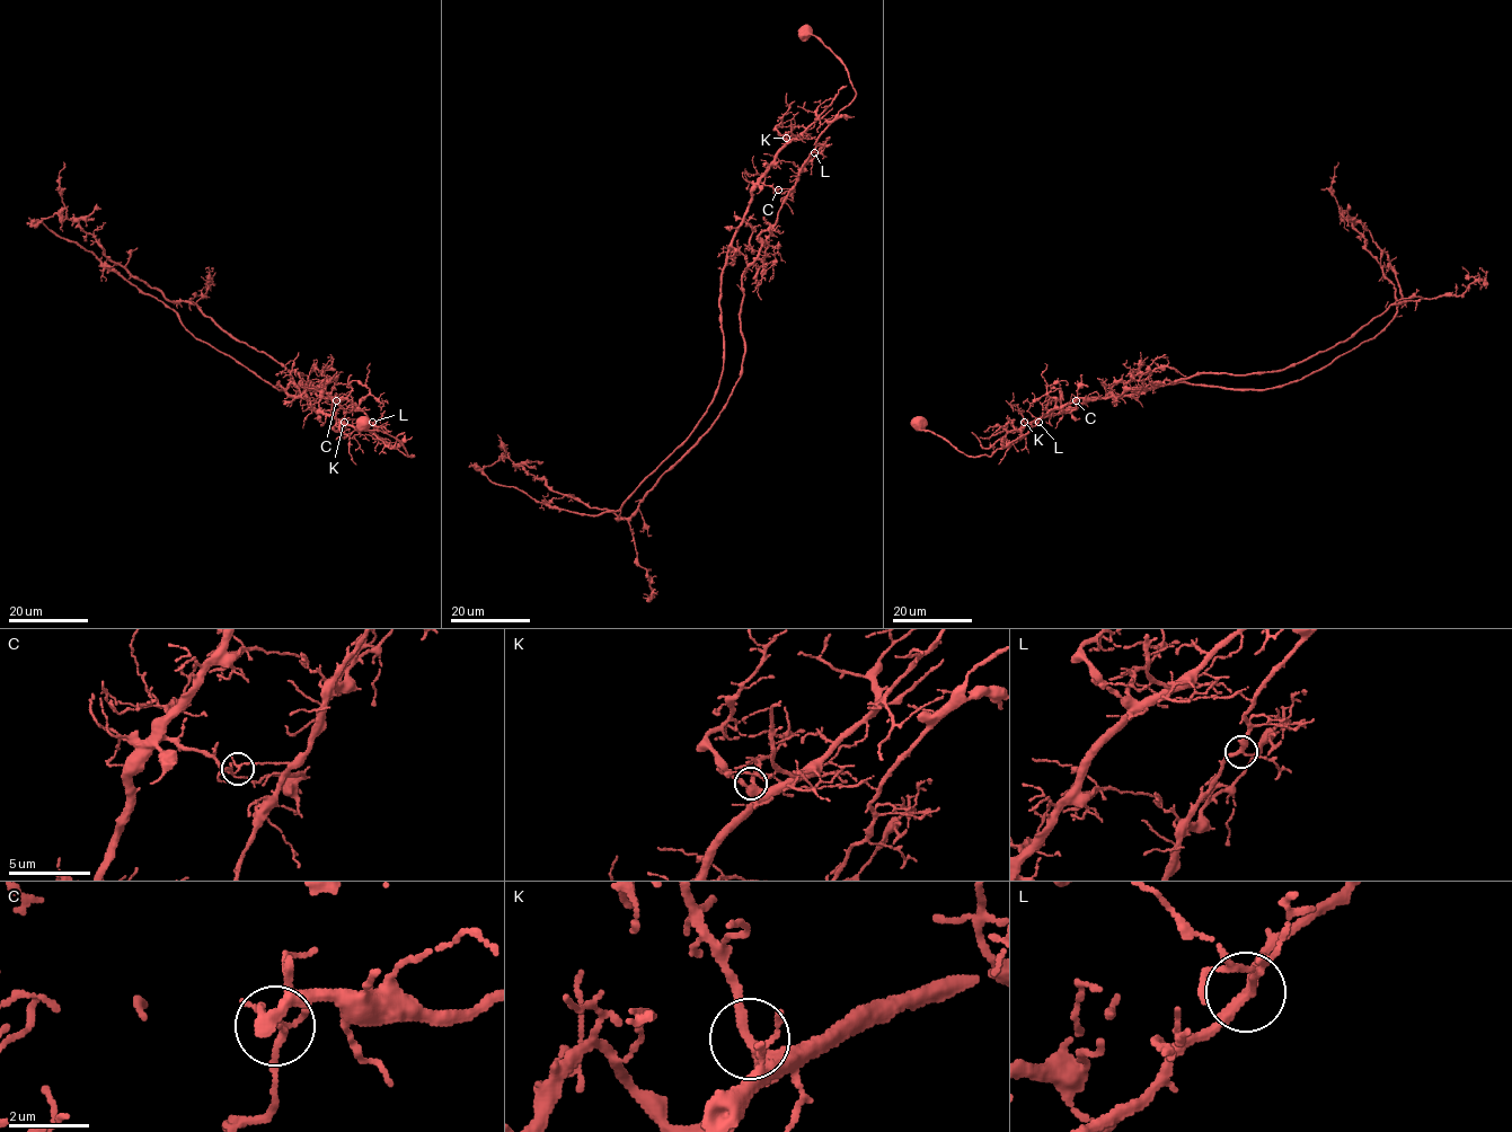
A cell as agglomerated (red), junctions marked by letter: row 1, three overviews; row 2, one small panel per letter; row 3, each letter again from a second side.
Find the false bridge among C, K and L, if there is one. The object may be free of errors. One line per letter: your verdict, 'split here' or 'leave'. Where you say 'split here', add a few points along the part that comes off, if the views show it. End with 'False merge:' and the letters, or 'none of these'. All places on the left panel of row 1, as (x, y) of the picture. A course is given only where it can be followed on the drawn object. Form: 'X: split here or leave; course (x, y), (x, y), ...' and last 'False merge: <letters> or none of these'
C: split here; course (336, 400), (332, 409), (316, 409), (196, 338), (174, 311), (41, 222), (64, 208)
K: leave
L: leave
False merge: C

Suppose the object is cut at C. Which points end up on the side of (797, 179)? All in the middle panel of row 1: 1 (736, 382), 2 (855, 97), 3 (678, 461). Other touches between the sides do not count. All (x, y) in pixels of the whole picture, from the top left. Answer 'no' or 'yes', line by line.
1: yes
2: yes
3: yes

